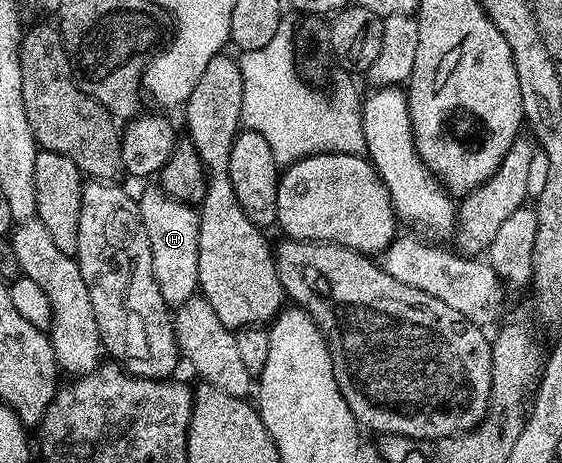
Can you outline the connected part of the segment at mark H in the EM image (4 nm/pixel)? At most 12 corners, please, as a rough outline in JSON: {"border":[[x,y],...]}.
{"border":[[159,186],[138,196],[158,290],[198,290],[199,211]]}

